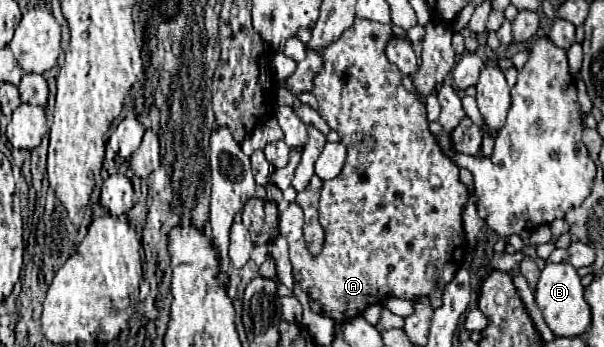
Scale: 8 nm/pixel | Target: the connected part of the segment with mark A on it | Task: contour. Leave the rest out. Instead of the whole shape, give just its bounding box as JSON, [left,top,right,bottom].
[280,18,468,326]

